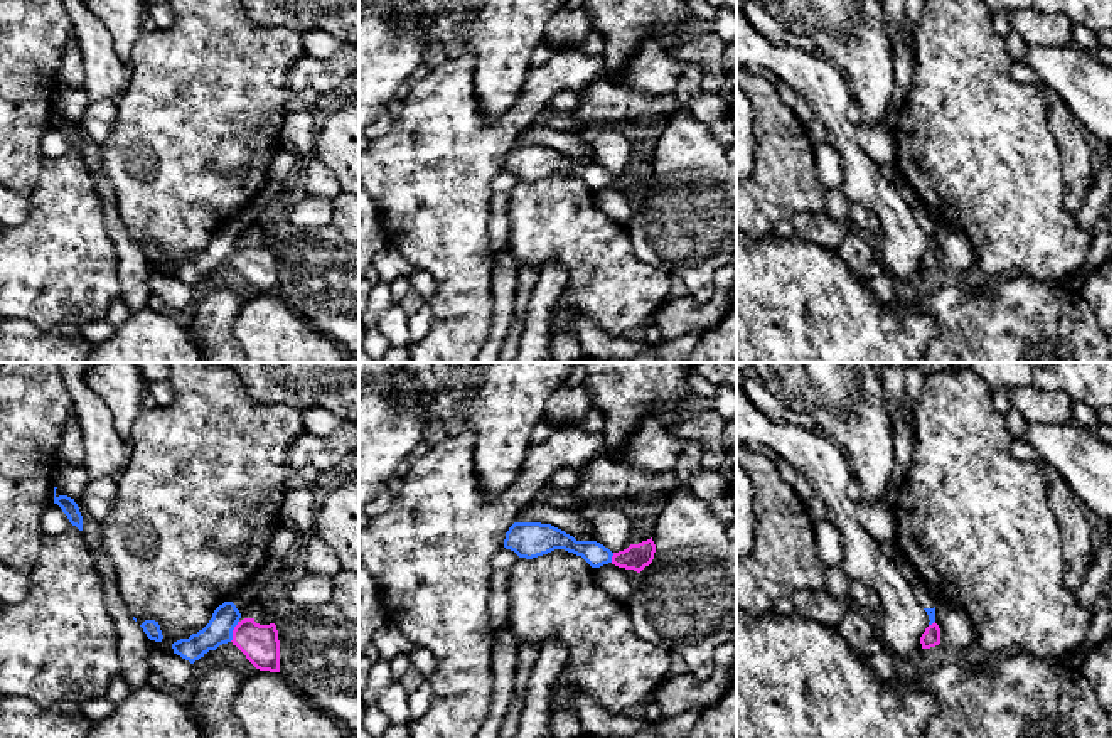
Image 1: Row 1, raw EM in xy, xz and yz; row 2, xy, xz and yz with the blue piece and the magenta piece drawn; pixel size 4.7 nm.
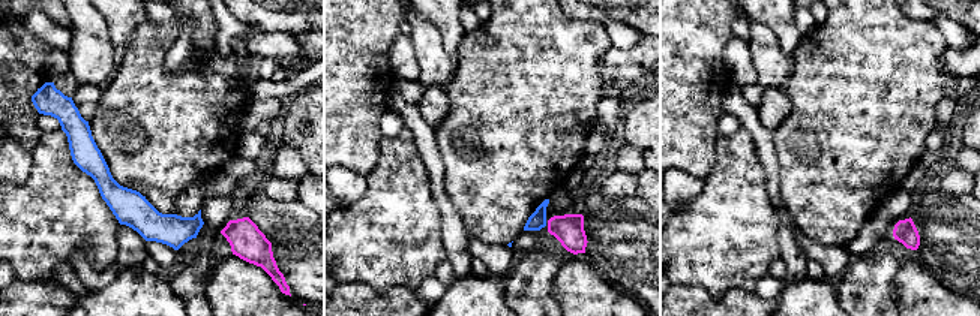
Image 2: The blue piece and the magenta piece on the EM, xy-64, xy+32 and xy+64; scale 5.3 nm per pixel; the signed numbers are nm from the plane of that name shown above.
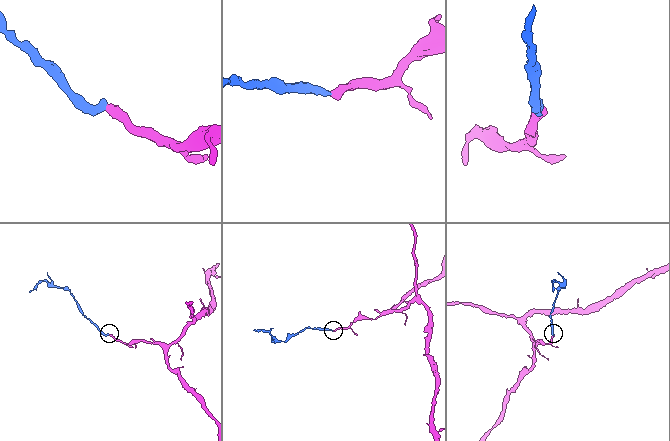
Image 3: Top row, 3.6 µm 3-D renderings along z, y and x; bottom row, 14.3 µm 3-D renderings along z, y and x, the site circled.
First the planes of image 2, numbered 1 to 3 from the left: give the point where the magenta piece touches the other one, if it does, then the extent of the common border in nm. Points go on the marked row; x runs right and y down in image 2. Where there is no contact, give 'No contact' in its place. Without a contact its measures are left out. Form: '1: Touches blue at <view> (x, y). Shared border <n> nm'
1: No contact
2: No contact
3: No contact

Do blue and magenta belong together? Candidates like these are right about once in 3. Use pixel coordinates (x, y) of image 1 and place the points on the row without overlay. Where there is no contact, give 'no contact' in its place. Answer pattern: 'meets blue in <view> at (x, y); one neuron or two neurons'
meets blue in xy at (233, 251); one neuron

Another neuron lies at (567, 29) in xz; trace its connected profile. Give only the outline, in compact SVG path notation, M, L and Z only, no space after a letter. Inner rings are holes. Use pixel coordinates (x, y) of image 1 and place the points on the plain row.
M561 7L546 24L543 44L554 52L578 47L590 34L592 24L583 8Z

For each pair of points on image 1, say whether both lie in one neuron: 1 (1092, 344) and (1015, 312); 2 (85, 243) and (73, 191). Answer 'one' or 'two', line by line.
1: one
2: one

